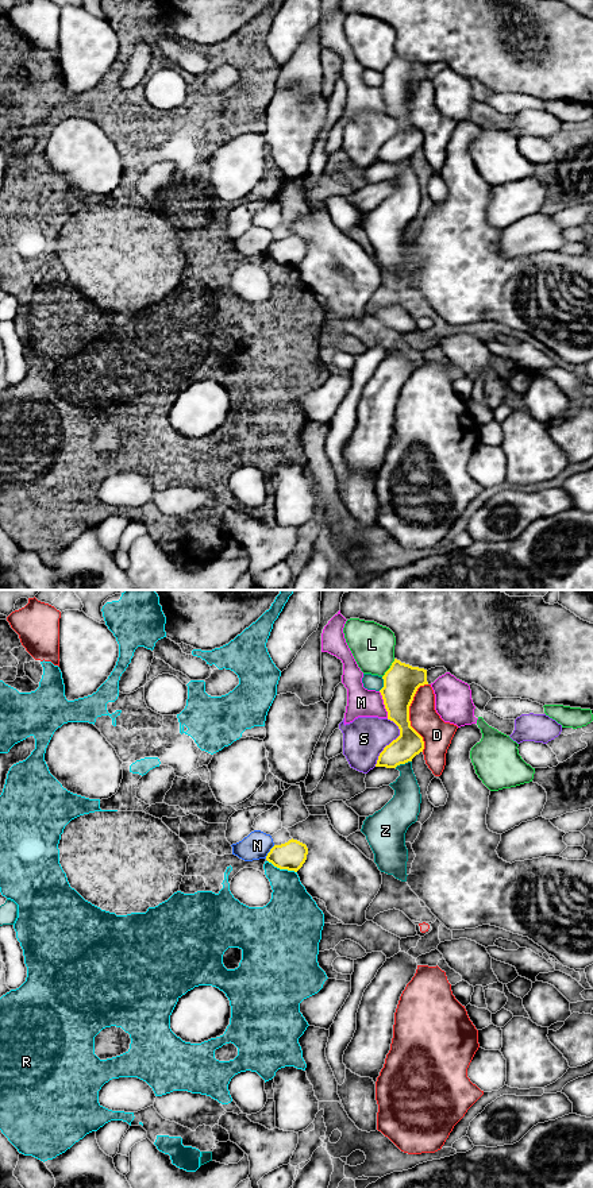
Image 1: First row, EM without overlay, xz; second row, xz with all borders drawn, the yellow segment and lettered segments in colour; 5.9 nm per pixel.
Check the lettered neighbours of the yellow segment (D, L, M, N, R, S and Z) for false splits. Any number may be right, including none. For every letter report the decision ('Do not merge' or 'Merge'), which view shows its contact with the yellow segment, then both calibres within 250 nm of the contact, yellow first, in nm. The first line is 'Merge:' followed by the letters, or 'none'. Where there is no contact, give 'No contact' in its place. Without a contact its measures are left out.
Merge: none
D: Do not merge. Touches yellow in xz. Thickness 220 nm (yellow) against 180 nm
L: Do not merge. Touches yellow in xz. Thickness 220 nm (yellow) against 260 nm
M: Do not merge. Touches yellow in xz. Thickness 220 nm (yellow) against 180 nm
N: Do not merge. Touches yellow in xz. Thickness 170 nm (yellow) against 160 nm
R: Do not merge. Touches yellow in xz. Thickness 170 nm (yellow) against 280 nm
S: Do not merge. Touches yellow in xz. Thickness 160 nm (yellow) against 260 nm
Z: Do not merge. Touches yellow in xz. Thickness 160 nm (yellow) against 180 nm

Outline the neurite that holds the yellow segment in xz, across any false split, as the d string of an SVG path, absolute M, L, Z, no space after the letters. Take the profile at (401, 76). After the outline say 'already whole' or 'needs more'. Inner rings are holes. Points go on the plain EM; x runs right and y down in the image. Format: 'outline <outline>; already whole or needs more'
outline M394 54L382 74L384 82L380 88L388 107L388 115L398 122L400 131L384 143L376 162L396 163L412 157L424 144L423 132L411 122L409 101L417 84L428 80L427 65Z; already whole

